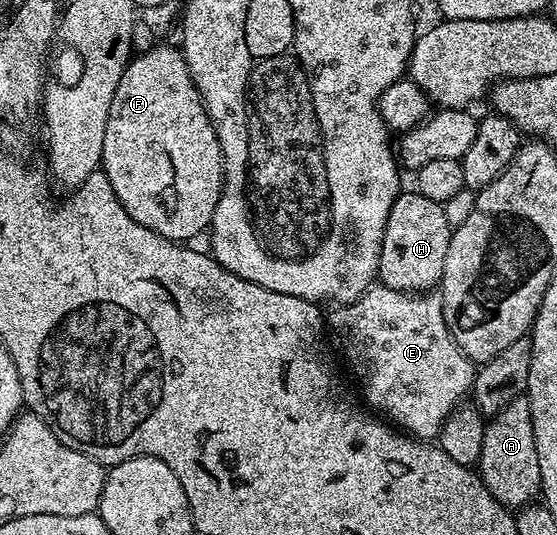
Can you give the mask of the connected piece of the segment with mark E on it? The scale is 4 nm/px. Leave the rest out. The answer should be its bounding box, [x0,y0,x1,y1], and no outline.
[327,285,475,440]

